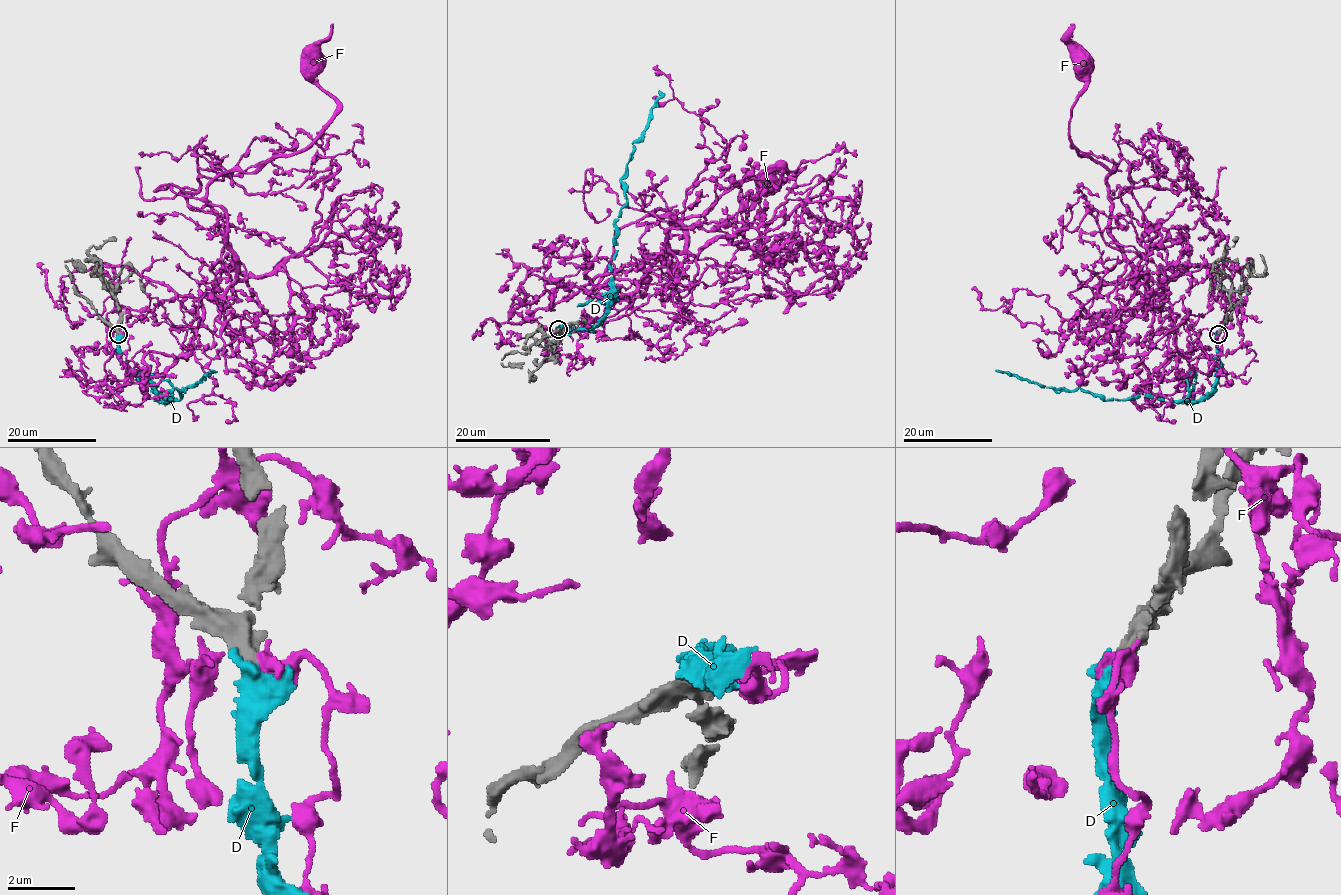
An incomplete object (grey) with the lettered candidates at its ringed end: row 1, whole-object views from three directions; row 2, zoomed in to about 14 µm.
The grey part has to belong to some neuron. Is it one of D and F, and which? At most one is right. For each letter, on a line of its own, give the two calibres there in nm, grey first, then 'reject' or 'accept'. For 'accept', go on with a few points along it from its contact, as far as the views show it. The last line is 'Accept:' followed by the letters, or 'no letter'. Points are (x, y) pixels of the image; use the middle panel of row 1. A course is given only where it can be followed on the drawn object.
D: calibres 550 and 700 nm; accept; course (559, 328), (593, 327), (605, 315), (616, 220), (627, 202), (622, 180), (633, 143), (661, 96), (659, 90)
F: calibres 600 and 600 nm; reject
Accept: D

